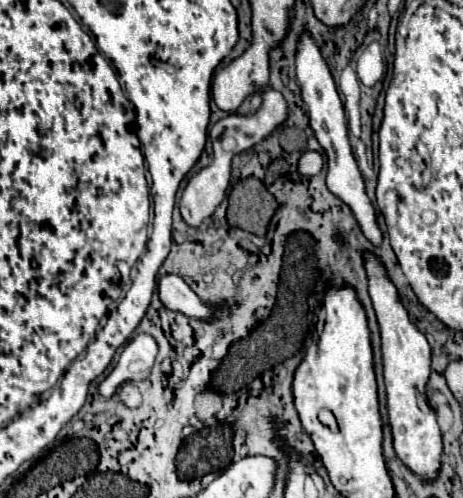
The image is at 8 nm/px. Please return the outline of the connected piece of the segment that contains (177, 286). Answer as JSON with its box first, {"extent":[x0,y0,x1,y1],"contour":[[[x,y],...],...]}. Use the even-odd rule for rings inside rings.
{"extent":[158,275,214,319],"contour":[[[162,275],[158,281],[158,291],[160,301],[172,311],[180,311],[196,319],[210,319],[214,315],[214,307],[204,305],[198,295],[188,287],[188,283],[178,275]]]}

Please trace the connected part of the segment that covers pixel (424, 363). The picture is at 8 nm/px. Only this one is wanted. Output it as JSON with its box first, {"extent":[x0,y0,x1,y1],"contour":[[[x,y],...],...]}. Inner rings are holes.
{"extent":[366,255,442,481],"contour":[[[366,255],[368,289],[374,303],[374,311],[382,333],[382,359],[384,359],[384,383],[388,393],[388,419],[394,437],[394,449],[398,459],[424,481],[434,481],[438,477],[440,455],[442,455],[442,435],[436,421],[434,409],[428,405],[426,383],[430,375],[430,345],[426,337],[410,323],[408,311],[398,301],[396,287],[388,281],[384,267],[374,255]]]}

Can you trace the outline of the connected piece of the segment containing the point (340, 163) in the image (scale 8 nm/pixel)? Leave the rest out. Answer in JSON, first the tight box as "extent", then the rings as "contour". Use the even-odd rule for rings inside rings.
{"extent":[296,35,382,247],"contour":[[[302,35],[302,39],[300,39],[300,47],[298,47],[298,53],[296,53],[296,77],[298,77],[300,89],[302,89],[302,99],[308,107],[310,127],[314,129],[314,135],[316,135],[318,143],[322,145],[322,149],[326,151],[326,157],[328,157],[328,177],[326,177],[328,189],[352,209],[364,237],[374,247],[378,247],[382,243],[382,231],[378,227],[376,211],[374,211],[374,207],[372,207],[372,203],[366,195],[362,173],[360,173],[356,161],[354,161],[354,155],[352,155],[352,149],[350,149],[350,143],[348,143],[344,107],[342,107],[340,95],[336,91],[334,79],[330,75],[330,69],[324,63],[324,59],[320,55],[320,49],[316,47],[316,43],[312,41],[310,35]]]}

